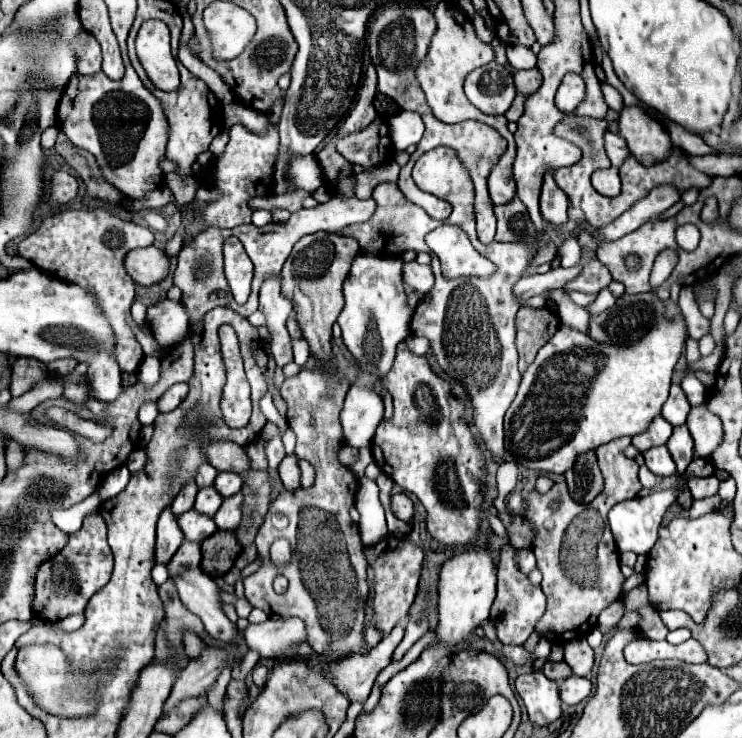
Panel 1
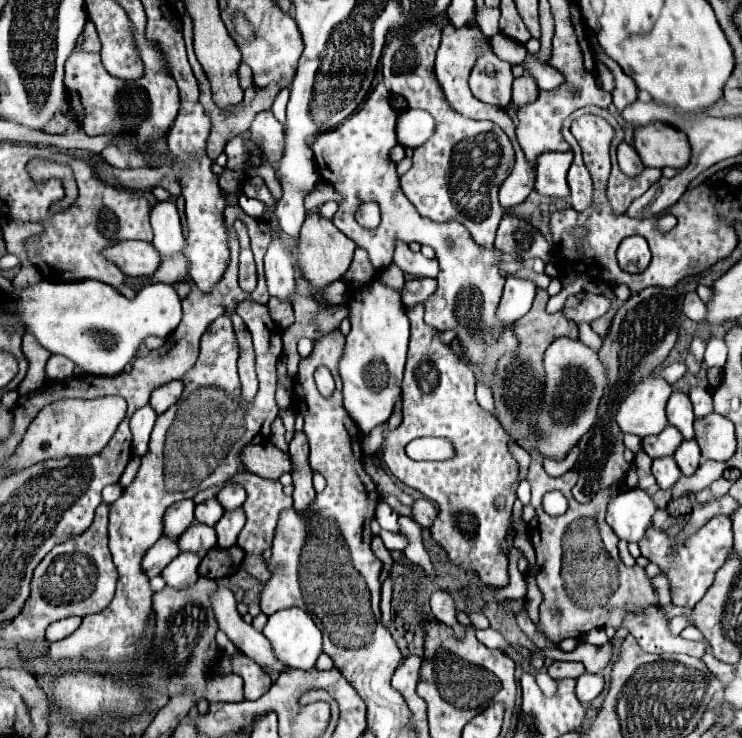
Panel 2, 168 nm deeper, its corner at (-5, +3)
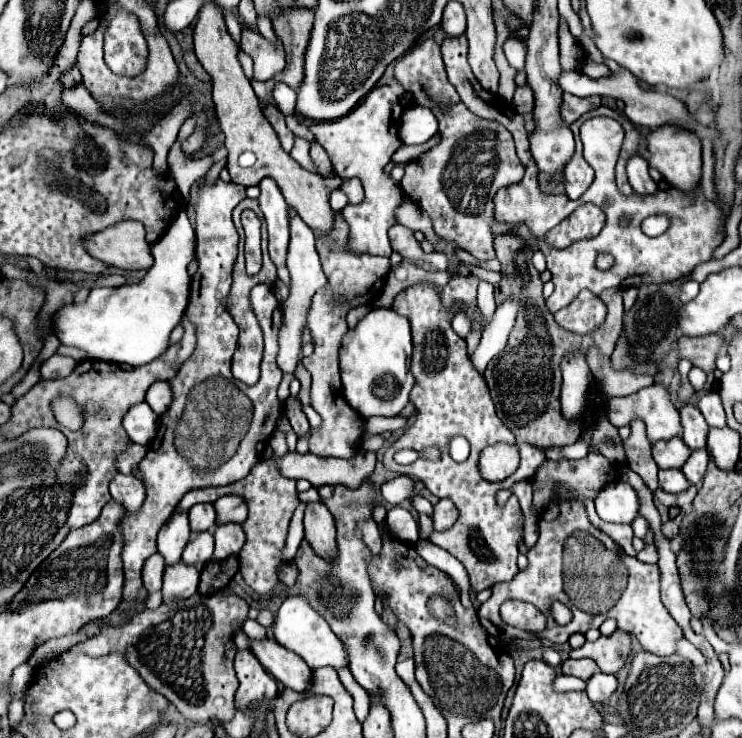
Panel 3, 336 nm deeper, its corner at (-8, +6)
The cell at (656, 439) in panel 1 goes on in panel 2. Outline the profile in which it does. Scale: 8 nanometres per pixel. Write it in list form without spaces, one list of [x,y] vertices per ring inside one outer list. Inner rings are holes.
[[[667,425],[663,429],[663,433],[659,435],[649,435],[643,439],[643,449],[651,459],[659,459],[659,457],[671,457],[677,451],[677,445],[681,445],[683,437],[679,433],[679,429],[675,429],[673,425]]]

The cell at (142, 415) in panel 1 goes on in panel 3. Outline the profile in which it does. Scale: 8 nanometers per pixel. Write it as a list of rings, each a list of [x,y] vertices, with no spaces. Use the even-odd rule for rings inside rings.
[[[142,402],[142,404],[136,404],[128,410],[122,424],[124,424],[124,430],[128,432],[128,436],[134,444],[146,446],[156,436],[158,416],[154,414],[154,410],[150,410],[150,406],[146,402]]]

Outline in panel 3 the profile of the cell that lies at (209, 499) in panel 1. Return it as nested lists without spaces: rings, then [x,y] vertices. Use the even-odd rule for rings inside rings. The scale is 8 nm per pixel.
[[[212,504],[192,506],[188,512],[188,518],[190,518],[192,532],[200,532],[200,530],[208,530],[216,526],[216,510]]]

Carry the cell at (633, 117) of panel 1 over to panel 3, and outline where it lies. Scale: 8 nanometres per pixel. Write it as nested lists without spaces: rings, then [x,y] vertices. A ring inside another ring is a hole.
[[[660,126],[648,134],[648,152],[650,166],[660,170],[666,182],[680,190],[694,190],[700,184],[702,176],[702,142],[686,128],[678,126]]]

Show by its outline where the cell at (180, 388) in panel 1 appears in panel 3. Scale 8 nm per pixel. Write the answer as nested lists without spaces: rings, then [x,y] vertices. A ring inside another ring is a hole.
[[[154,382],[154,386],[146,392],[146,402],[150,404],[150,408],[160,416],[168,410],[170,402],[172,402],[172,388],[168,382]]]

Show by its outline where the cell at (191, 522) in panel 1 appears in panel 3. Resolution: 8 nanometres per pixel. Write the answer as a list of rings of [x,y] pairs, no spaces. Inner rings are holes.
[[[210,530],[204,532],[196,532],[190,542],[184,548],[182,560],[188,564],[194,564],[196,568],[202,568],[208,560],[212,560],[212,552],[214,552],[214,538]]]

